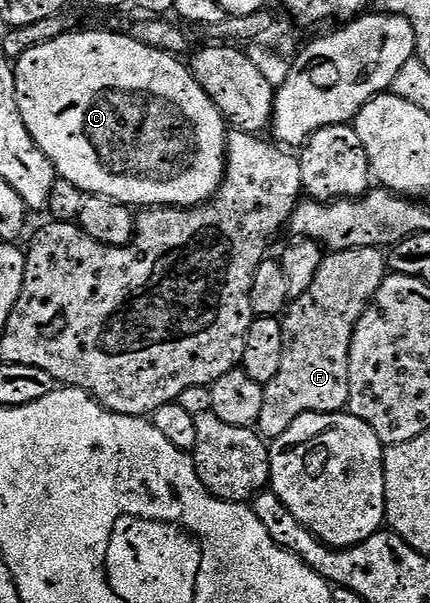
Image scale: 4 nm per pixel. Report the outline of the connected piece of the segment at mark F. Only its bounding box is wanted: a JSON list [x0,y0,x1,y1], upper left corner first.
[255,248,387,441]

